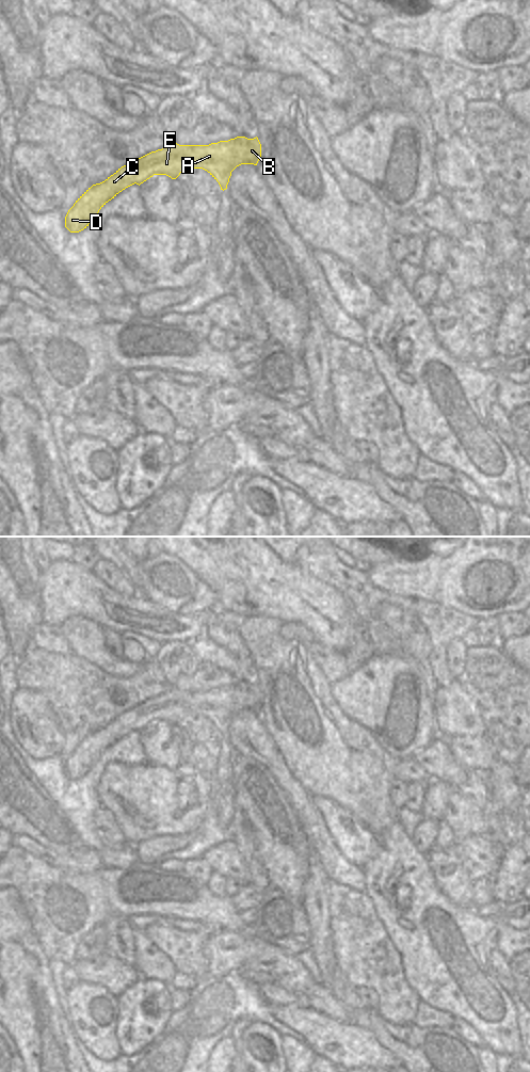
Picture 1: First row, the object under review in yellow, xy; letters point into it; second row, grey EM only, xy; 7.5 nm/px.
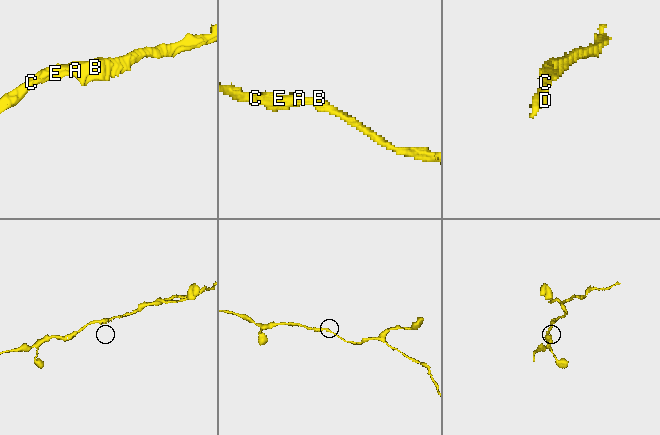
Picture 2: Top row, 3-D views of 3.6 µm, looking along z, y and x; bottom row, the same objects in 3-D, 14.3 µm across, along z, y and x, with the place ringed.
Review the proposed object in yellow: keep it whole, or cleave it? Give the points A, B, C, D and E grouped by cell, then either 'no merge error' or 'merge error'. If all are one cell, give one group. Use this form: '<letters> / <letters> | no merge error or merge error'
A B C D E | no merge error

